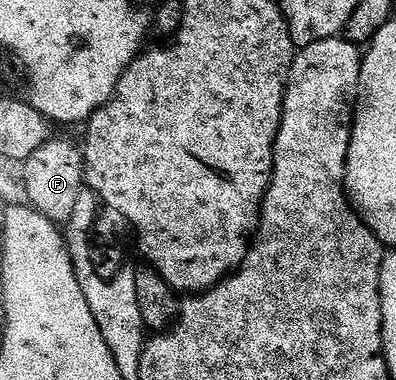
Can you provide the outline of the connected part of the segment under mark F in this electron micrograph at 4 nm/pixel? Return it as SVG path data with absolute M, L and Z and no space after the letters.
M51 137L26 163L21 174L23 178L25 201L39 210L45 218L55 224L69 222L76 200L84 189L84 159L79 143L69 142L66 138Z

